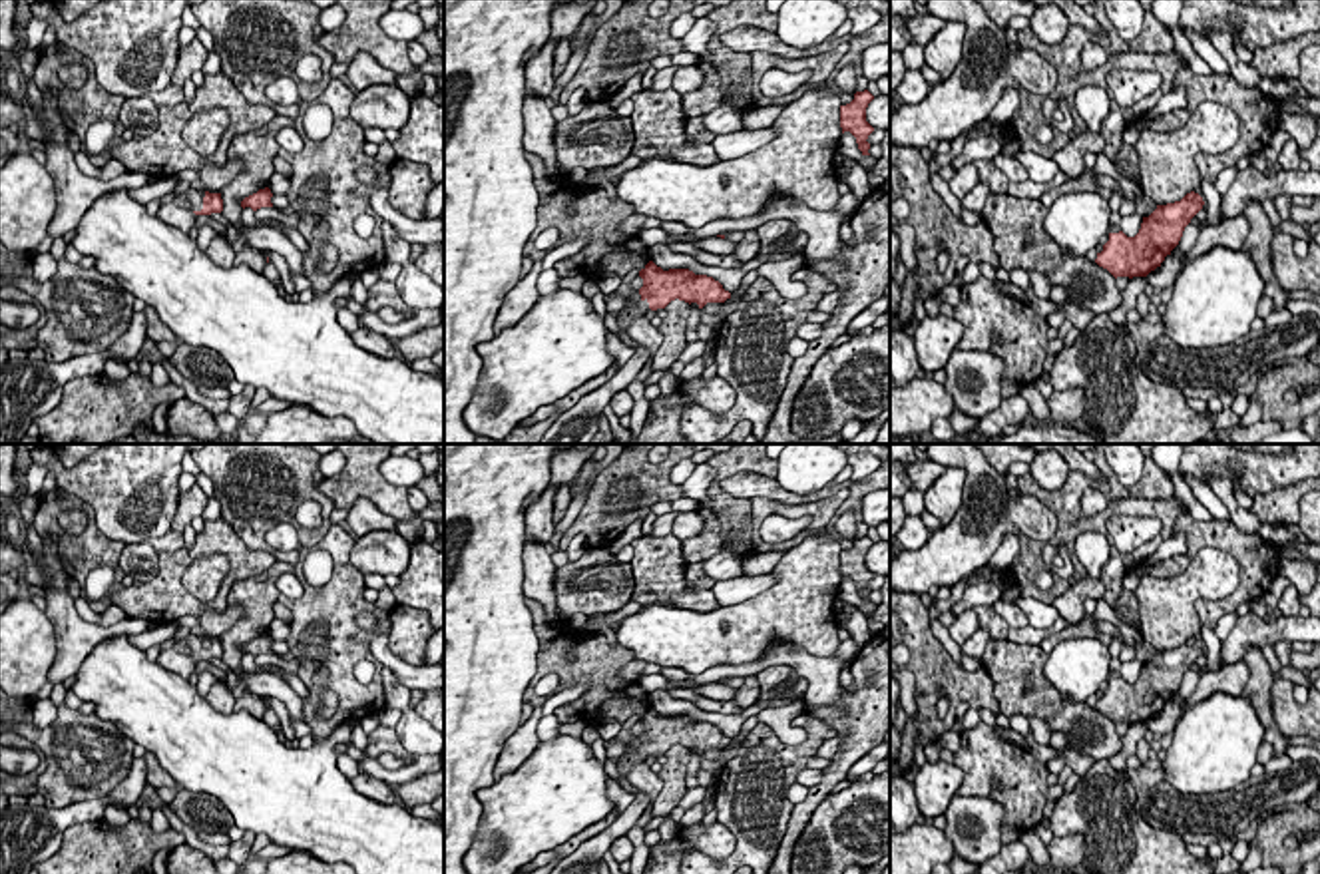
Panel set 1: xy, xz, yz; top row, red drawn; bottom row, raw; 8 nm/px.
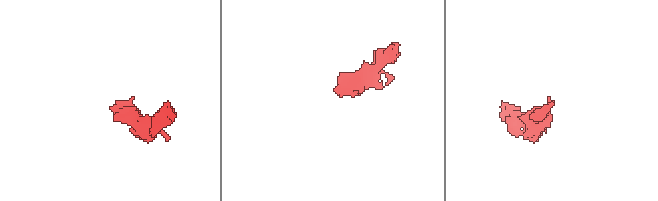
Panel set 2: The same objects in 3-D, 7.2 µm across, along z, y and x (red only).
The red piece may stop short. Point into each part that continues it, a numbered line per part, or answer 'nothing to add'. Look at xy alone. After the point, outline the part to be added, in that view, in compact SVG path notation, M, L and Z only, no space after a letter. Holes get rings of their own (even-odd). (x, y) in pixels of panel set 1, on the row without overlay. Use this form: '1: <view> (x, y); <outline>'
1: xy (192, 646); M187 635L173 643L173 649L183 655L201 657L203 655L203 643L197 635Z

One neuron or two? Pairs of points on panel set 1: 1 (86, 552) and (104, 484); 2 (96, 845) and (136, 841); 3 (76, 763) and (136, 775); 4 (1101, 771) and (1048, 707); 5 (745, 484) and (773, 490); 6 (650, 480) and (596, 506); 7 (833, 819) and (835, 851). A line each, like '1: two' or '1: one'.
1: two
2: one
3: two
4: two
5: one
6: one
7: one

